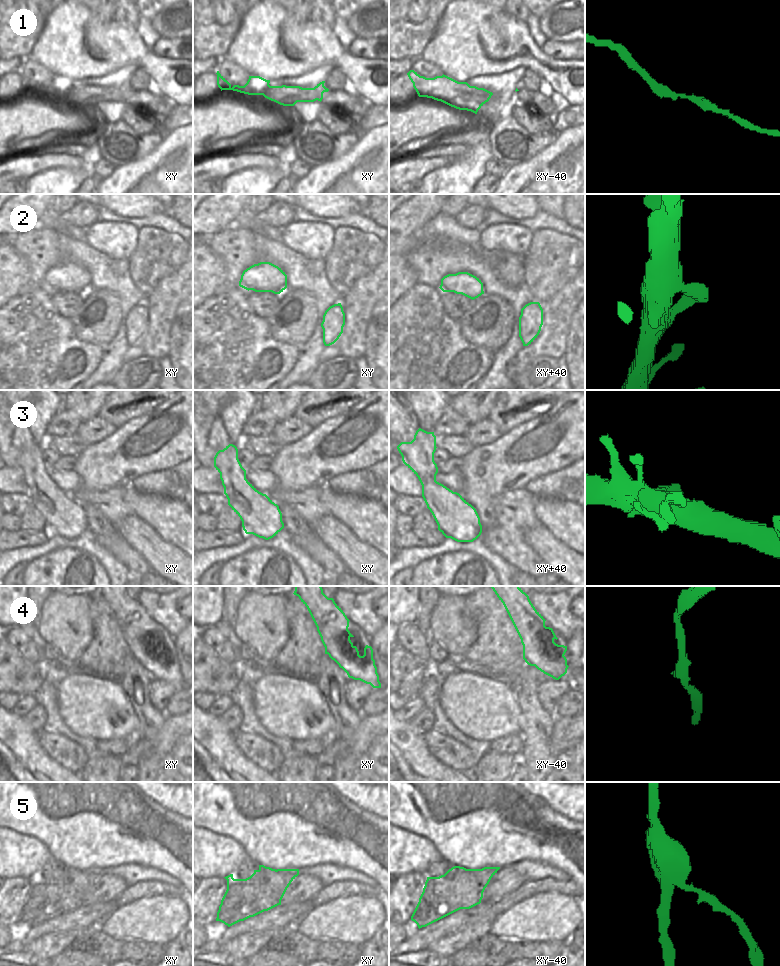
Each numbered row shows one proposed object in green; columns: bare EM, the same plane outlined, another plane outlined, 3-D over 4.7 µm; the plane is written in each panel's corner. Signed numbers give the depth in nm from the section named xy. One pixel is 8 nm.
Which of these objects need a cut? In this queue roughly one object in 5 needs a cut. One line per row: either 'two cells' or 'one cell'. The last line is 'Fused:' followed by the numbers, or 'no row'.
1: one cell
2: one cell
3: one cell
4: one cell
5: two cells
Fused: 5

